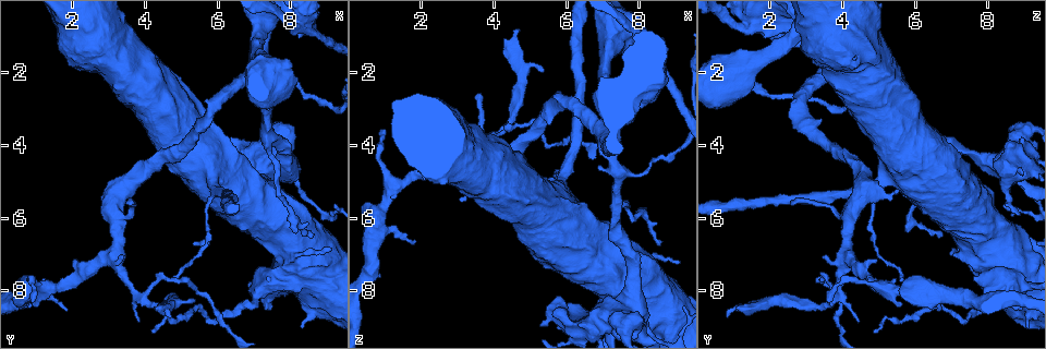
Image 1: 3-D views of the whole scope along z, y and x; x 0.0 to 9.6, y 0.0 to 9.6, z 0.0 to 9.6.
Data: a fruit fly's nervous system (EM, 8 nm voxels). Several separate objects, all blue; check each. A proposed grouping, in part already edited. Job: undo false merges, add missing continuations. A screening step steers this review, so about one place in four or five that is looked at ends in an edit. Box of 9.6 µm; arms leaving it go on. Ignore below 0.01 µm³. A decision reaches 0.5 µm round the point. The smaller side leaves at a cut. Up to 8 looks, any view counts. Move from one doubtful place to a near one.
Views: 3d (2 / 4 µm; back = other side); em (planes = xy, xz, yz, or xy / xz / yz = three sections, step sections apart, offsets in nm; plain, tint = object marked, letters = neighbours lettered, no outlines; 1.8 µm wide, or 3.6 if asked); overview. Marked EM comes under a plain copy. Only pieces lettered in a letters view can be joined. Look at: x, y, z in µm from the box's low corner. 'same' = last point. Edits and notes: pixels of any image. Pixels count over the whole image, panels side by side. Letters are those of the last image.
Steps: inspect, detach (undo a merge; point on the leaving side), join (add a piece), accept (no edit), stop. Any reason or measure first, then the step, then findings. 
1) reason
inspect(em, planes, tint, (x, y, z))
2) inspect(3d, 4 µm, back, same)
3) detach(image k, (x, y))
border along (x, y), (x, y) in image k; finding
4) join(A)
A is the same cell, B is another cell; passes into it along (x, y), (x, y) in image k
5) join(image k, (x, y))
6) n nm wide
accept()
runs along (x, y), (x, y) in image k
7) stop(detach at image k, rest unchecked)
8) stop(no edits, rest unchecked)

free end
inspect(3d, 4 µm, (5.25, 4.80, 9.00))

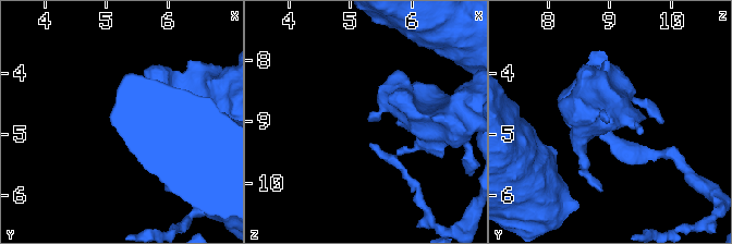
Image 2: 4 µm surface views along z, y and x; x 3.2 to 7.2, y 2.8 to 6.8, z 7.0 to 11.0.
need the tissue
inspect(em, xy, step 16, letters, (5.30, 4.75, 9.05))

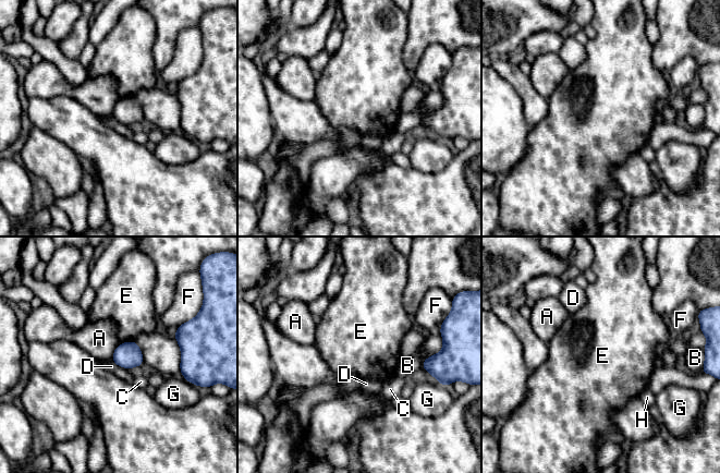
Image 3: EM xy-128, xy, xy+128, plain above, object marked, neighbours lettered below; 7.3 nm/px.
accept()
A, B, C, D, E, F, G and H are other cells; no lettered piece goes on from it

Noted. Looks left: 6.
inspect(em, 3.6 µm, xy, step 16, tint, (8.15, 6.90, 7.30))

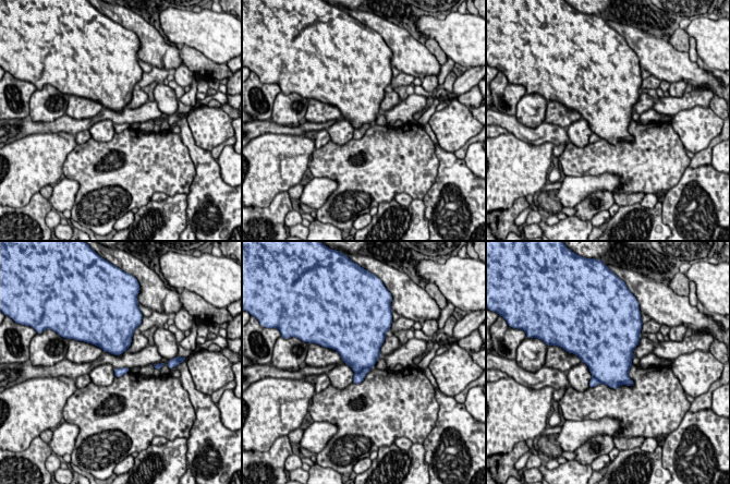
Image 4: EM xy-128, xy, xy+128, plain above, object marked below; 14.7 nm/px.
inspect(em, 3.6 µm, planes, letters, same)

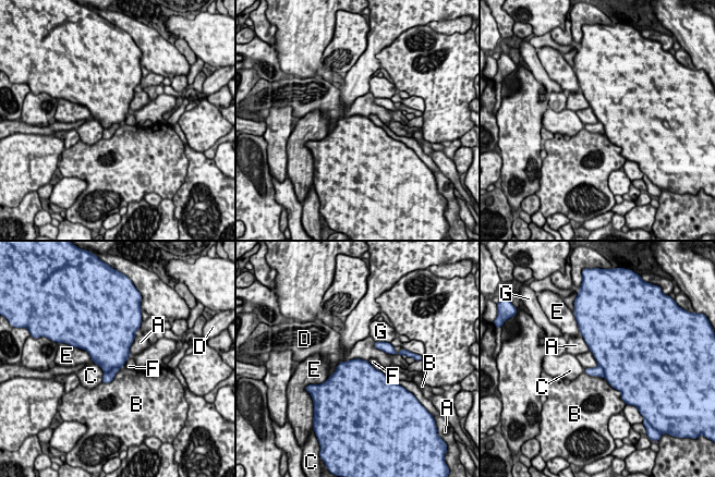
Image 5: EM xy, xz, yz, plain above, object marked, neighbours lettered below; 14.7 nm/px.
detach(image 5, (108, 377))
A, B, C, D, E, F and G are other cells; border along (119, 368), (112, 368), (104, 372) in image 5; a second cell is stuck on

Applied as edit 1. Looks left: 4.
sudden change in width
inspect(3d, 4 µm, (8.05, 0.70, 1.10))

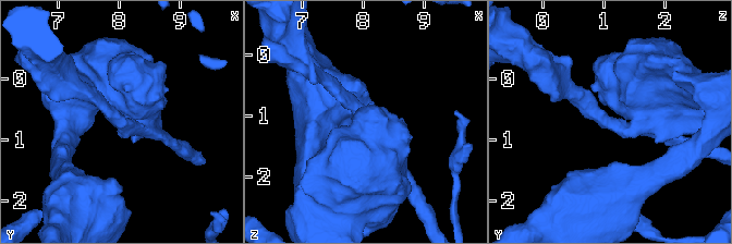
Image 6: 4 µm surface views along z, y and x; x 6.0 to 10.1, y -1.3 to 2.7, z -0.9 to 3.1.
arms of 220, 850 nm
inspect(em, 3.6 µm, planes, letters, (8.10, 0.70, 1.10))

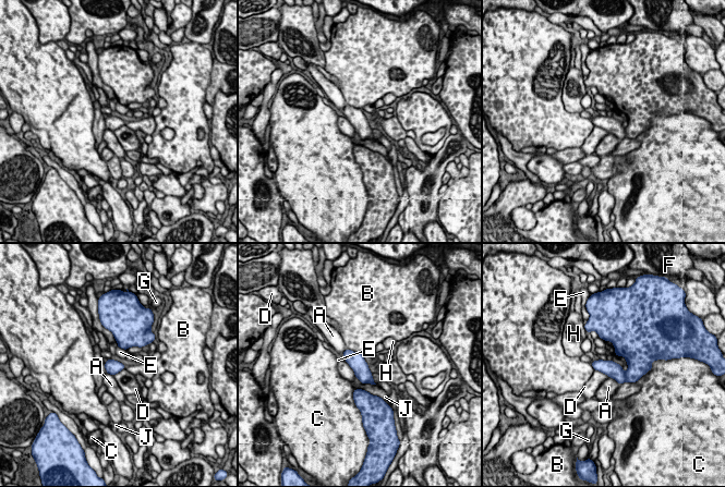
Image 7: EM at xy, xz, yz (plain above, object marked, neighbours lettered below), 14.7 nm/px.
detach(image 7, (611, 368))
A, B, C, D, E, F, G, H and J are other cells; border along (626, 372), (625, 380) in image 7; two cells meet here

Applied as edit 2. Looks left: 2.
stop(detach at image 5, detach at image 7, rest unchecked)

